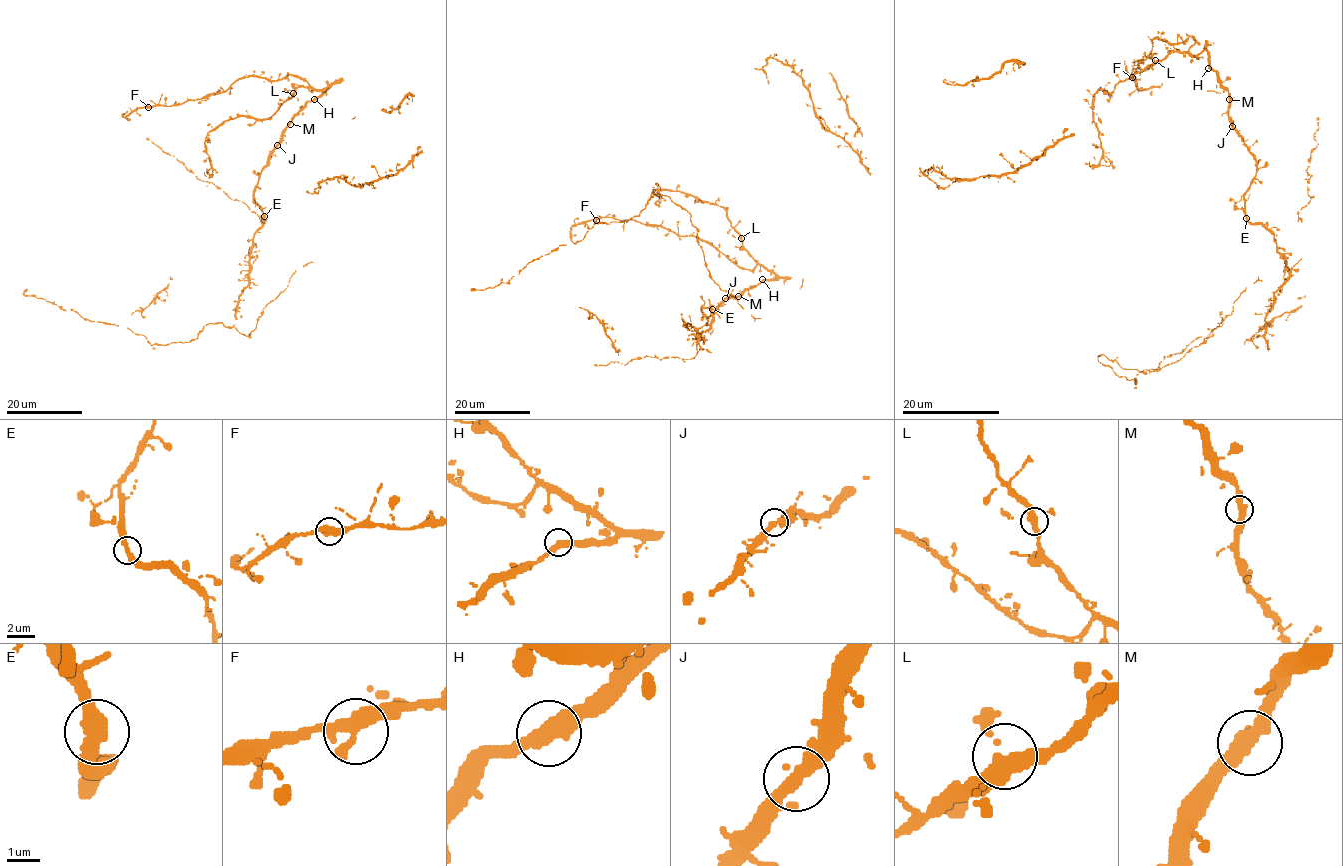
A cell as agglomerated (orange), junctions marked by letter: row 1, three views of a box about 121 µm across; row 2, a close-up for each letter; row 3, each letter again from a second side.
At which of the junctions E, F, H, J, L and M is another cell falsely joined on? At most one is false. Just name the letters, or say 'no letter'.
no letter

